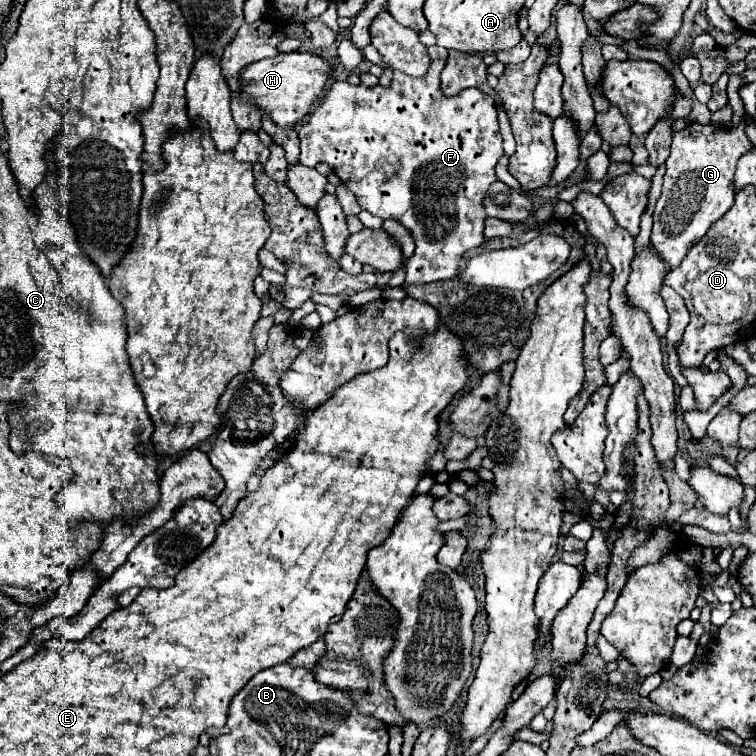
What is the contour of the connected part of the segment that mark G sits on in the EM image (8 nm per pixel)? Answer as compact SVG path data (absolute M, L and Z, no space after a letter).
M688 123L672 137L672 151L666 159L662 195L654 211L652 245L662 259L676 269L692 245L696 245L710 225L720 219L734 203L734 171L740 155L752 149L744 127L716 129L714 125Z

